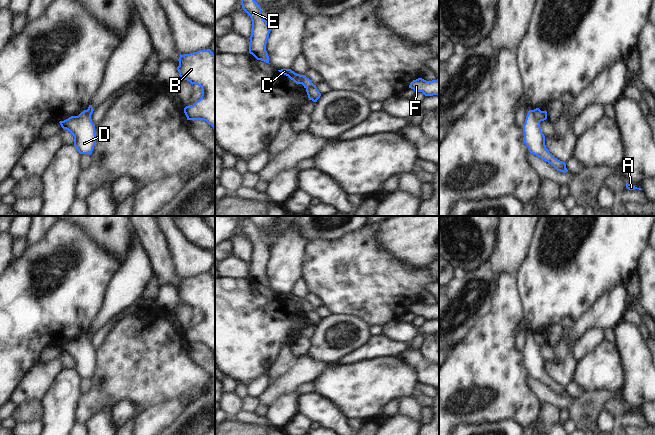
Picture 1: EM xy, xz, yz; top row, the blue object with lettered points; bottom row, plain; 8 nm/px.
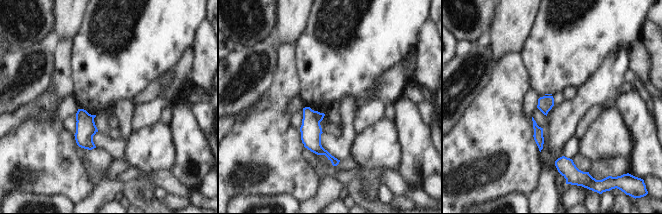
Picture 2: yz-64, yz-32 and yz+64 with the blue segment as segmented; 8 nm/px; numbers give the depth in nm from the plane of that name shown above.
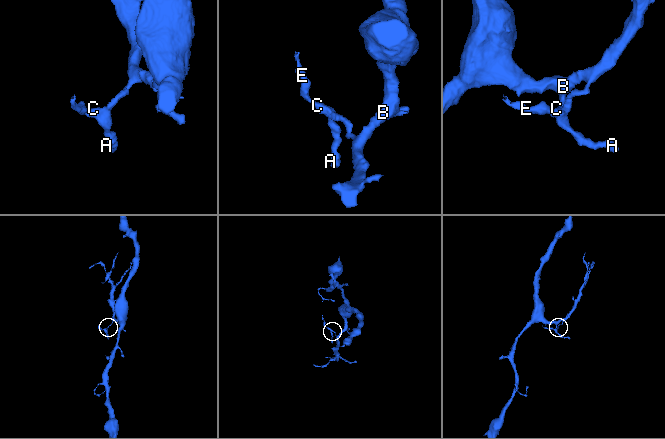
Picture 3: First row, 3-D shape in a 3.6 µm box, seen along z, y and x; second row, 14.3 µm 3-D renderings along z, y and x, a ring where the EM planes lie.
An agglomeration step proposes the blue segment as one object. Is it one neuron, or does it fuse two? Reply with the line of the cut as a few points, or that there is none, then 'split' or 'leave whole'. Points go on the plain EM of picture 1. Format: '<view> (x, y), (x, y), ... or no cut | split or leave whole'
yz (532, 334), (539, 346) | split

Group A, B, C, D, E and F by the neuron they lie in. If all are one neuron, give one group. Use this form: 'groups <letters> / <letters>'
groups A C D E / B F

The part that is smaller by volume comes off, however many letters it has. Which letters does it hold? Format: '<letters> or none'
A, C, D, E

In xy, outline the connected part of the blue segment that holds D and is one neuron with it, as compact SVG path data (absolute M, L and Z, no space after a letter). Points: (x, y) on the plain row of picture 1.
M86 334L59 347L74 360L74 370L80 378L92 378L96 368L95 349Z

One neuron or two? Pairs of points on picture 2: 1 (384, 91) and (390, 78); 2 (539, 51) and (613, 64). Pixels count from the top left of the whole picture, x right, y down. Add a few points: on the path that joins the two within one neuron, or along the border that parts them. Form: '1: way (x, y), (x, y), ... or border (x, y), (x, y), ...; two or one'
1: way (387, 88), (390, 85), (390, 81); one
2: border (622, 48), (611, 52), (588, 80); two

